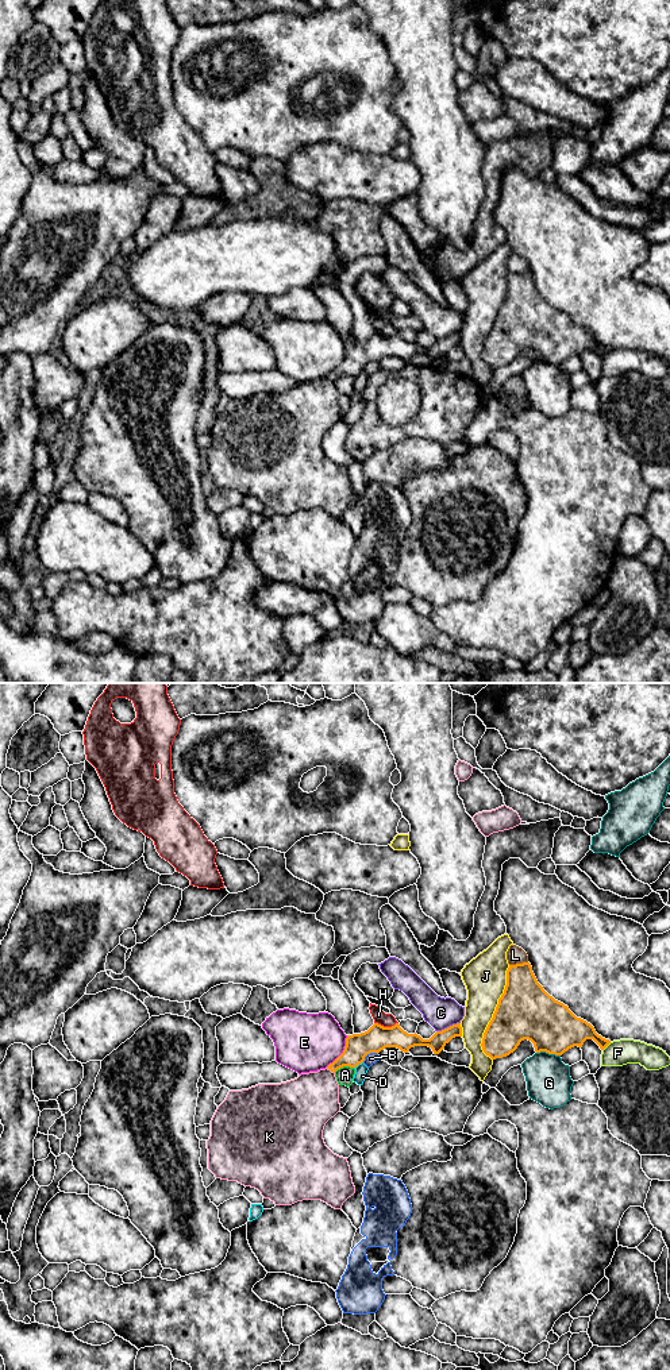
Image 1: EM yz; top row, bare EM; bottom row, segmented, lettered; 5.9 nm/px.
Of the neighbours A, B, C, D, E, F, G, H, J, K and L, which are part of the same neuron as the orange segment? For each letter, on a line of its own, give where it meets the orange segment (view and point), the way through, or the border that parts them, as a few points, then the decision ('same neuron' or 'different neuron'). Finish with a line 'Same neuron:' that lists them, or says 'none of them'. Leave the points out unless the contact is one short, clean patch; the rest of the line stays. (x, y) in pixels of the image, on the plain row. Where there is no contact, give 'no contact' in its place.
A: meets orange in yz at (343, 374); border along yz (353, 375), (341, 375), (334, 381); different neuron
B: meets orange in yz at (369, 362); different neuron
C: meets orange in yz at (447, 336); different neuron
D: meets orange in yz at (358, 373); different neuron
E: meets orange in yz at (343, 361); border along yz (347, 344), (345, 358), (326, 375); different neuron
F: meets orange in yz at (607, 354); different neuron
G: meets orange in yz at (549, 362); different neuron
H: meets orange in yz at (387, 336); border along yz (374, 331), (382, 335), (397, 332); different neuron
J: meets orange in yz at (495, 321); different neuron
K: meets orange in yz at (330, 378); border along yz (326, 377), (334, 382); different neuron
L: meets orange in yz at (518, 273); different neuron
Same neuron: none of them

